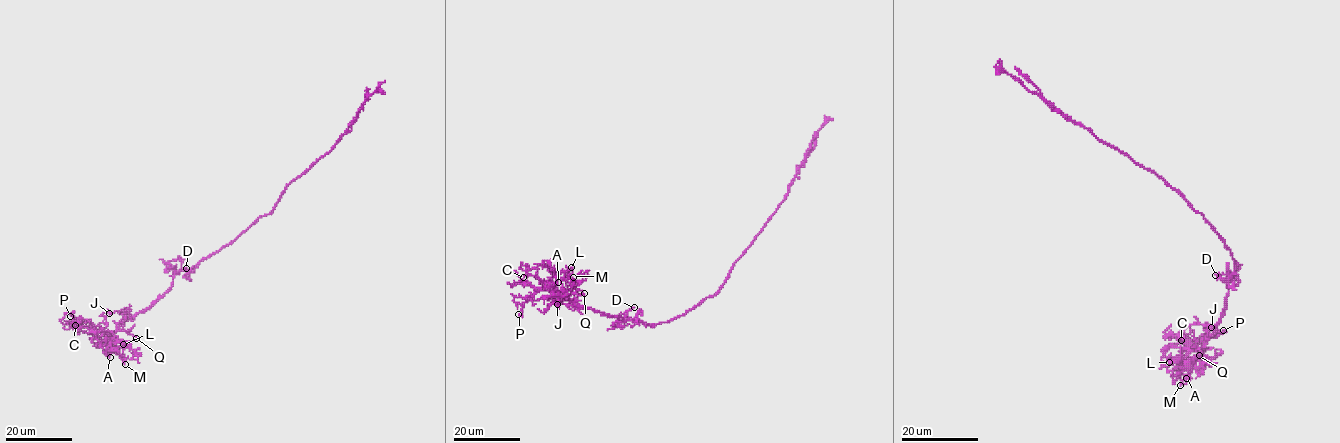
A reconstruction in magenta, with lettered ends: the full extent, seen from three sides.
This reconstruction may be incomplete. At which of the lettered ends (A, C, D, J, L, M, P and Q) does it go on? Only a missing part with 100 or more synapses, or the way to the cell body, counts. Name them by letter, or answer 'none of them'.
none of them

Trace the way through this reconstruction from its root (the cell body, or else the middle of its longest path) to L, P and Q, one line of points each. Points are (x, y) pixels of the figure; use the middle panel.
L: (703, 301), (681, 316), (656, 324), (604, 316), (573, 304), (558, 290), (554, 283), (569, 275), (571, 267)
P: (703, 301), (681, 316), (656, 324), (644, 324), (581, 308), (548, 286), (525, 302), (522, 314), (518, 314)
Q: (703, 301), (681, 316), (656, 324), (644, 324), (581, 308), (566, 299), (574, 292), (584, 293)

